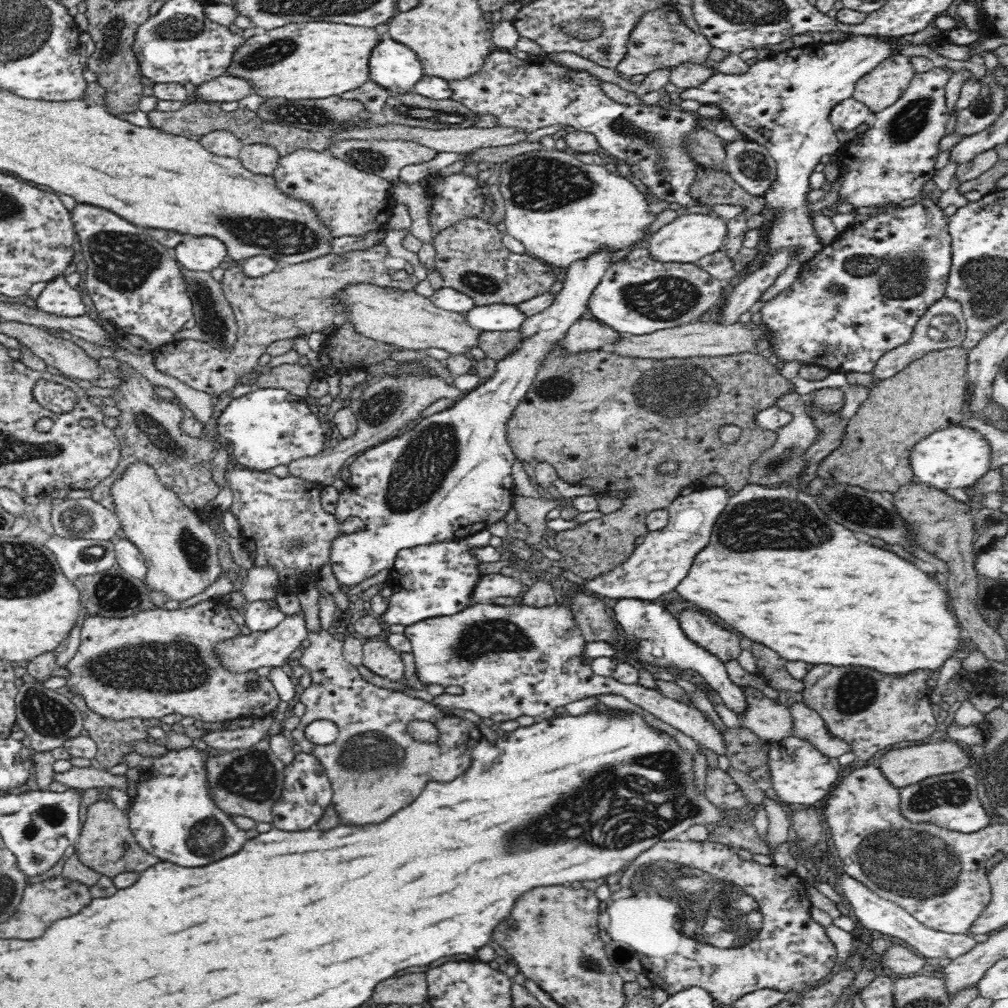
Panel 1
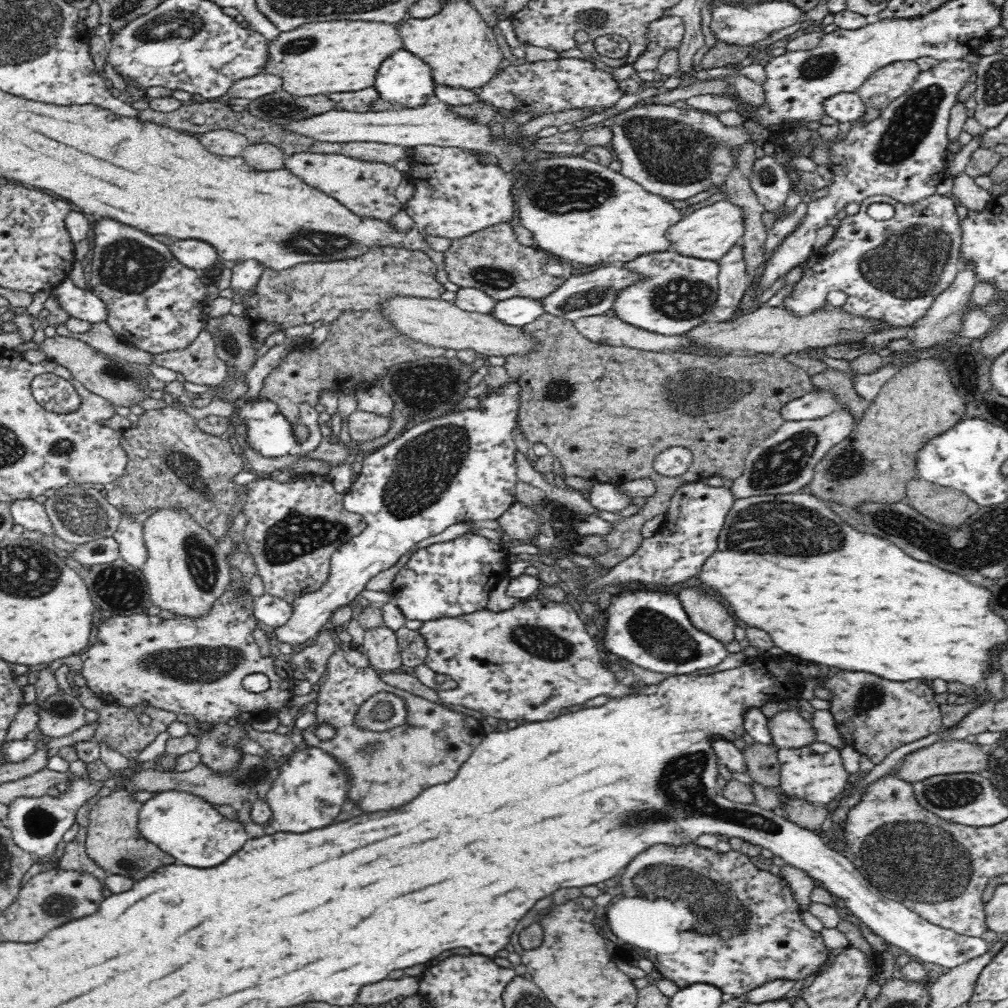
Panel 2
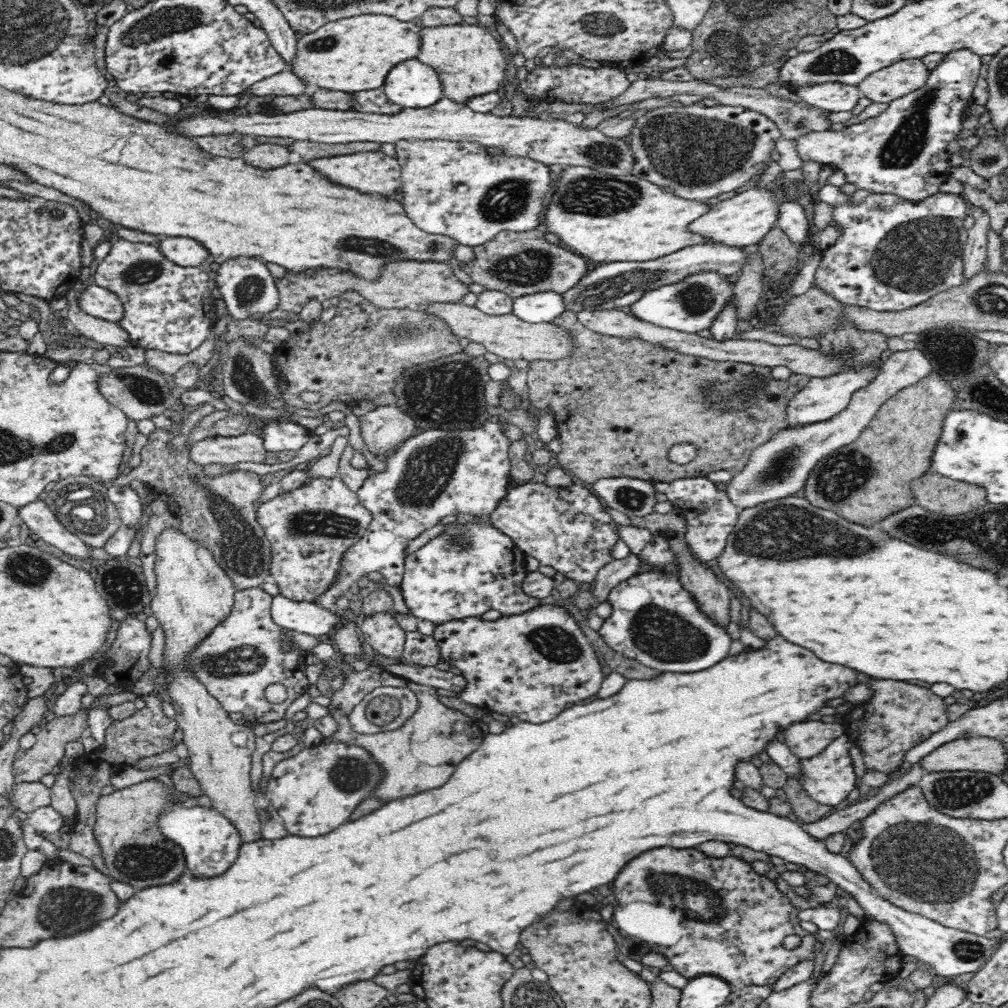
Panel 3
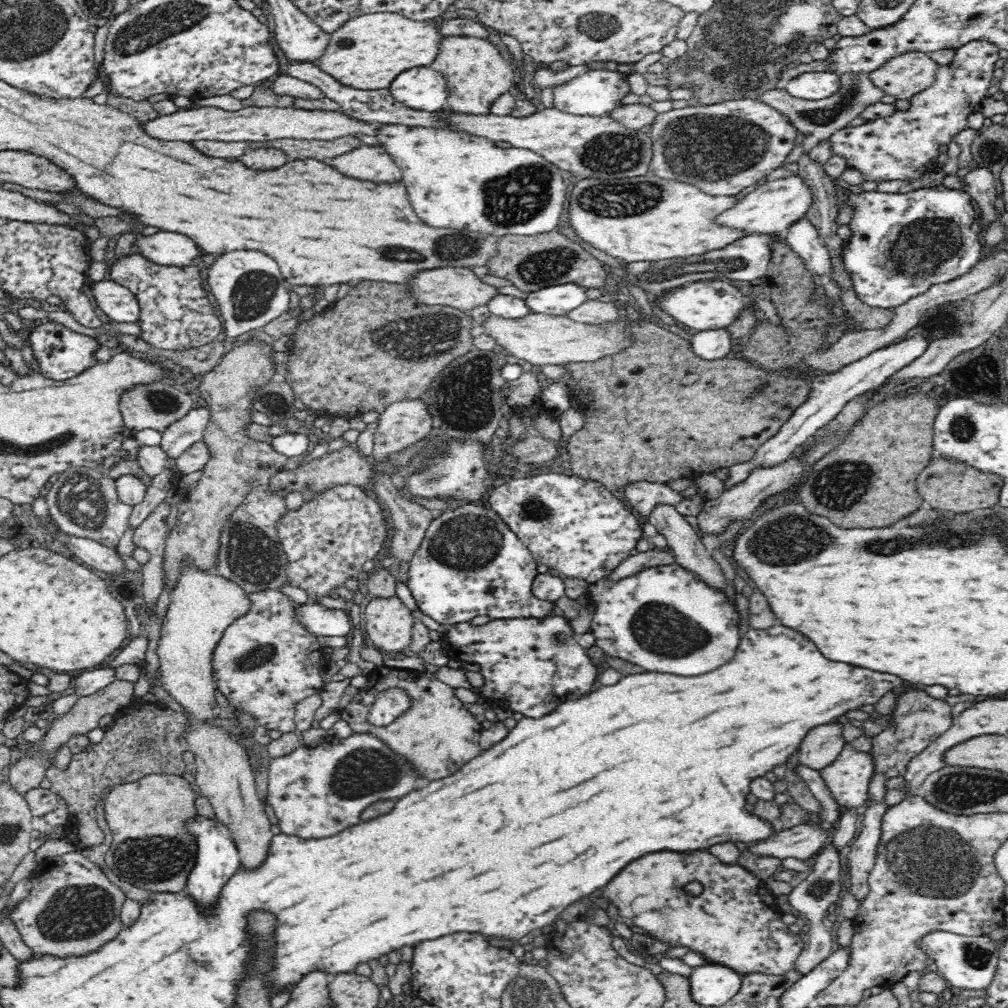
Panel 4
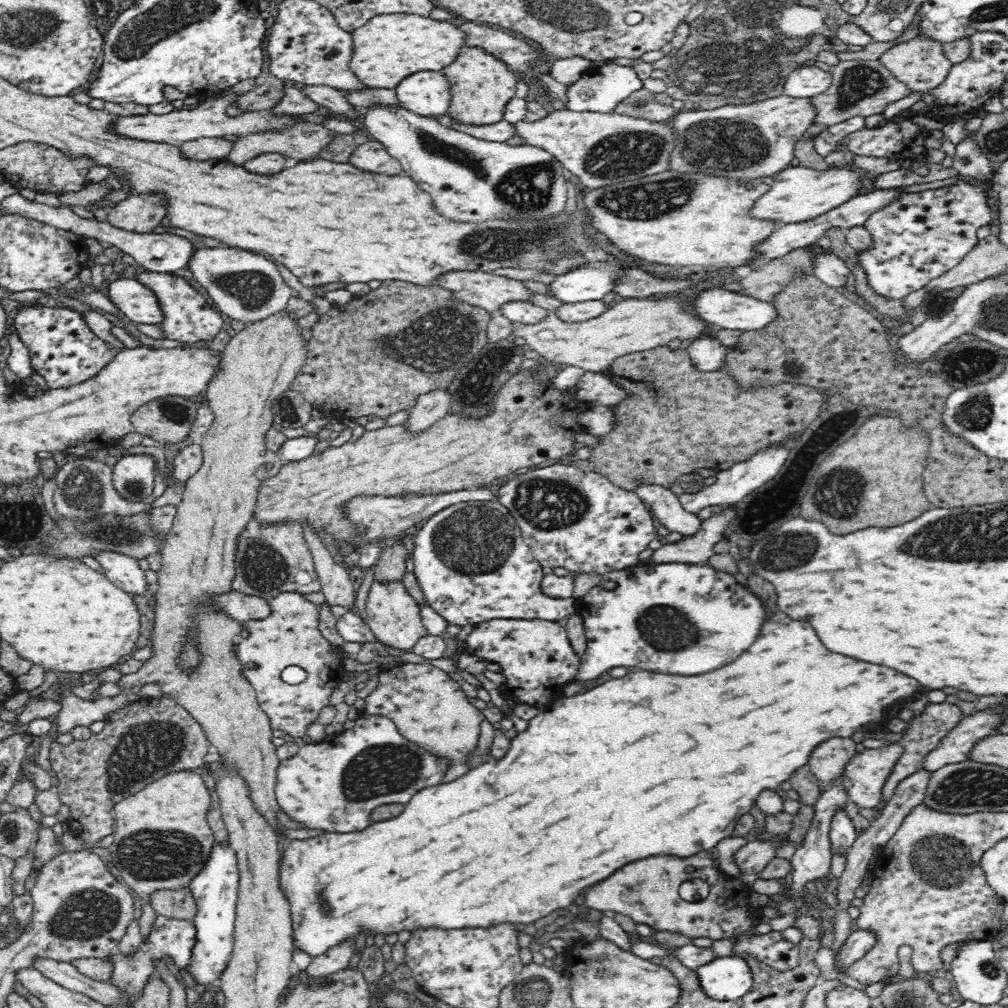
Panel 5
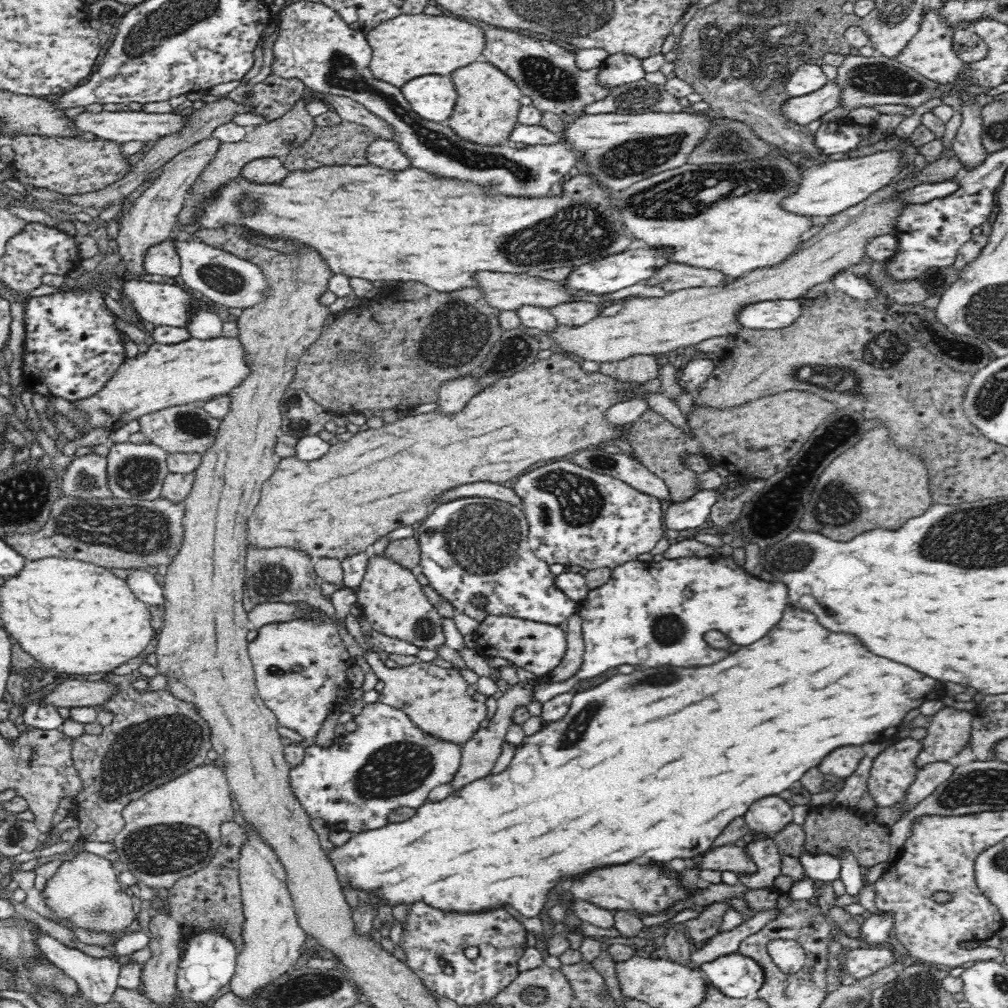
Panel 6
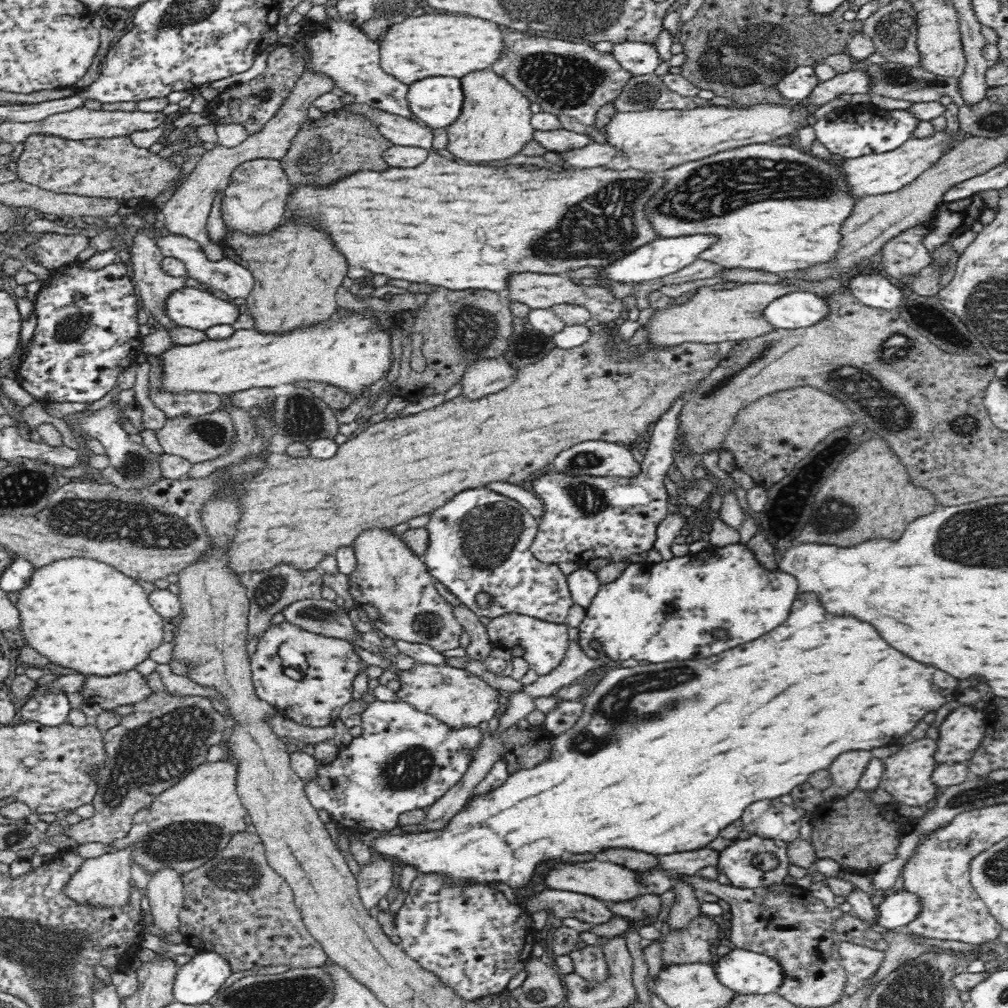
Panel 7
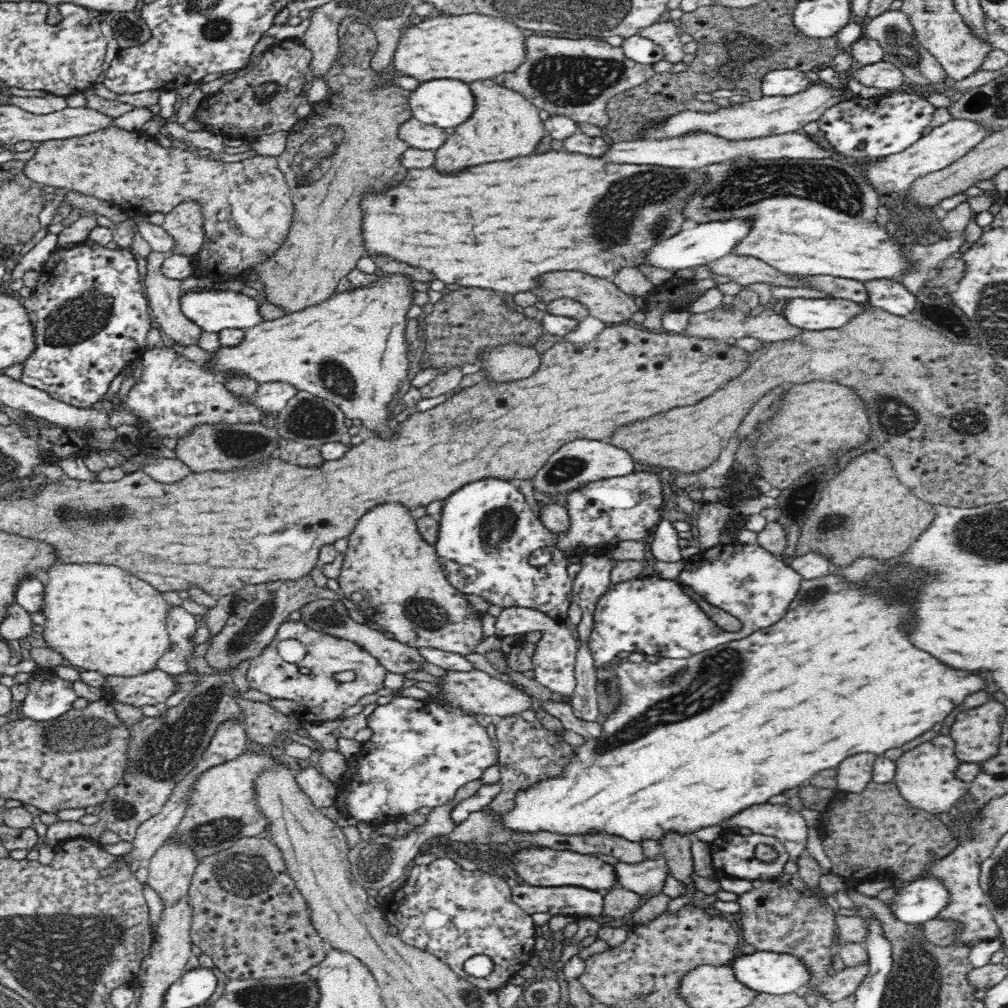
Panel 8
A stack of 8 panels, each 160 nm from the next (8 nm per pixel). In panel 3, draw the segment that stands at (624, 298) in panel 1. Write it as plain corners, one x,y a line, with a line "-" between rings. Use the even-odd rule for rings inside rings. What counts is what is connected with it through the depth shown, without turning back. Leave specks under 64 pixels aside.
700,272
686,280
650,290
629,307
633,316
643,321
686,333
699,333
708,330
730,302
733,302
733,285
715,272

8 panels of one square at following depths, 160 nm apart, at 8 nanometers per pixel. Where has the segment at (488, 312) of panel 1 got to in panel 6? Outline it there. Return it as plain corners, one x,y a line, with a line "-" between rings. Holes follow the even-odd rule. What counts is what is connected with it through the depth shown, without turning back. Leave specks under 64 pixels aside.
672,246
632,248
608,258
590,262
590,264
578,266
578,268
574,268
574,272
564,282
568,287
592,294
600,295
616,292
616,290
622,290
626,286
650,281
658,270
664,269
666,264
674,263
672,262
672,256
674,256
674,247

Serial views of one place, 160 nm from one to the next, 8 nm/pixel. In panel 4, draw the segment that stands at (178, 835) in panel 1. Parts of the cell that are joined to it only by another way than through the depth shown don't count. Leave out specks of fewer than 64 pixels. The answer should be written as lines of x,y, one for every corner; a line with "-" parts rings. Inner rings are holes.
199,815
187,825
187,828
195,834
199,852
196,865
188,878
186,888
184,888
185,896
192,898
192,902
196,904
196,908
202,916
212,916
216,906
220,904
220,894
222,894
224,886
235,878
238,868
241,868
240,855
230,837
230,831
222,823
218,823
217,819
210,821

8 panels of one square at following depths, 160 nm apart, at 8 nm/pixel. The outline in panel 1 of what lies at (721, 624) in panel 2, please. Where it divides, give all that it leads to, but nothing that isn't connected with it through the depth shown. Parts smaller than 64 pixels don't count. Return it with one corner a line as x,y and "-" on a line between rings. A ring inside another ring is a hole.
684,610
680,614
682,628
686,630
686,636
690,641
702,644
702,649
716,655
722,663
737,660
740,654
740,638
722,626
718,626
714,620
710,620
706,614
698,610

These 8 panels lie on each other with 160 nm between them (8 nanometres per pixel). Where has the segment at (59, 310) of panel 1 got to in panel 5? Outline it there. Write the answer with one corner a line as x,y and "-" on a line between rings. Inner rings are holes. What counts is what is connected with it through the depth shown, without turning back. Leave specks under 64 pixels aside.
121,278
111,282
108,298
136,325
160,325
164,322
164,309
156,291
136,278

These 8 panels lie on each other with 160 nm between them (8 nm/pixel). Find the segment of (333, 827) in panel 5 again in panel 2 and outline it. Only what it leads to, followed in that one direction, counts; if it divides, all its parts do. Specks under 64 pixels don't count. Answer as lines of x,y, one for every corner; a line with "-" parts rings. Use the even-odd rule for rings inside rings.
380,691
372,693
370,698
362,702
353,716
353,725
370,732
384,732
396,726
404,726
406,718
406,699
392,691
-
312,747
296,750
279,766
278,774
266,793
265,801
273,815
268,822
278,832
304,834
310,830
320,830
334,824
336,816
348,800
348,792
354,786
348,767
333,754

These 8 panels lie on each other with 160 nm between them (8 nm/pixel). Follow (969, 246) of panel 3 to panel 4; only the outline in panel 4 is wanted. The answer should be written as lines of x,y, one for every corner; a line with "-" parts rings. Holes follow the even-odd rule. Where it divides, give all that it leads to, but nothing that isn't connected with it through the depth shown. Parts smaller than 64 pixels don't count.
973,163
970,165
968,172
963,180
968,184
966,194
970,195
977,202
979,212
978,221
982,227
987,227
995,219
994,202
998,194
994,189
994,180
996,175
994,171
984,165

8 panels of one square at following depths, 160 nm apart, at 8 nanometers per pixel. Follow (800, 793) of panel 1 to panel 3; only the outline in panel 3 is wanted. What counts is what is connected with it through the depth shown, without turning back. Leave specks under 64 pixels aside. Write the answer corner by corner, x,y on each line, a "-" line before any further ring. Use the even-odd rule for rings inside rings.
845,734
839,739
832,740
830,746
822,754
818,754
810,760
802,760
804,776
798,776
798,780
804,783
804,788
808,794
812,795
812,798
818,799
822,804
835,807
844,806
850,792
856,790
860,784
860,779
856,776
852,754
848,752
850,744
850,740

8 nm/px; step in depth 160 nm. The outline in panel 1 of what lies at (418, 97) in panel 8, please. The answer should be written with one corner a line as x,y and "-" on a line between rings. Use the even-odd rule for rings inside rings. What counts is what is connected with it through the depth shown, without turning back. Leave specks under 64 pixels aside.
388,34
378,40
378,45
374,46
369,59
370,81
387,88
393,94
404,94
412,92
414,82
418,82
418,78
422,75
422,65
413,50
400,42
396,42

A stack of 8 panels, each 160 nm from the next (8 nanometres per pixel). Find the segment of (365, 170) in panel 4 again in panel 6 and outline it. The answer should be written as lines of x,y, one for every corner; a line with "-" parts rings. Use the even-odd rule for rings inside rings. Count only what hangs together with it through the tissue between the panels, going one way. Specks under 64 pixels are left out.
378,139
374,144
368,146
366,159
370,164
386,166
390,170
406,170
412,164
408,153
402,149
402,145
398,141
382,139

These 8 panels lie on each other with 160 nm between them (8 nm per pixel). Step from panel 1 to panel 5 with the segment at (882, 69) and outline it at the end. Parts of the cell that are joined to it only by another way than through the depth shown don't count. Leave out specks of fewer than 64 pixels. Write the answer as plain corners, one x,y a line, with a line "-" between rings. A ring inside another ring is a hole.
922,32
915,38
886,50
881,55
880,62
886,65
900,81
906,81
906,84
912,87
912,92
924,92
936,88
946,80
946,76
954,66
954,63
944,53
944,43

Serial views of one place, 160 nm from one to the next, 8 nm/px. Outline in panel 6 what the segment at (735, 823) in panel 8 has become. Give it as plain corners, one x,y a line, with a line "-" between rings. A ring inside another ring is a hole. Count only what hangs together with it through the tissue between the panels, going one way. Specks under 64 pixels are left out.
766,796
750,806
750,810
744,814
744,821
750,832
778,835
793,824
792,807
779,796

